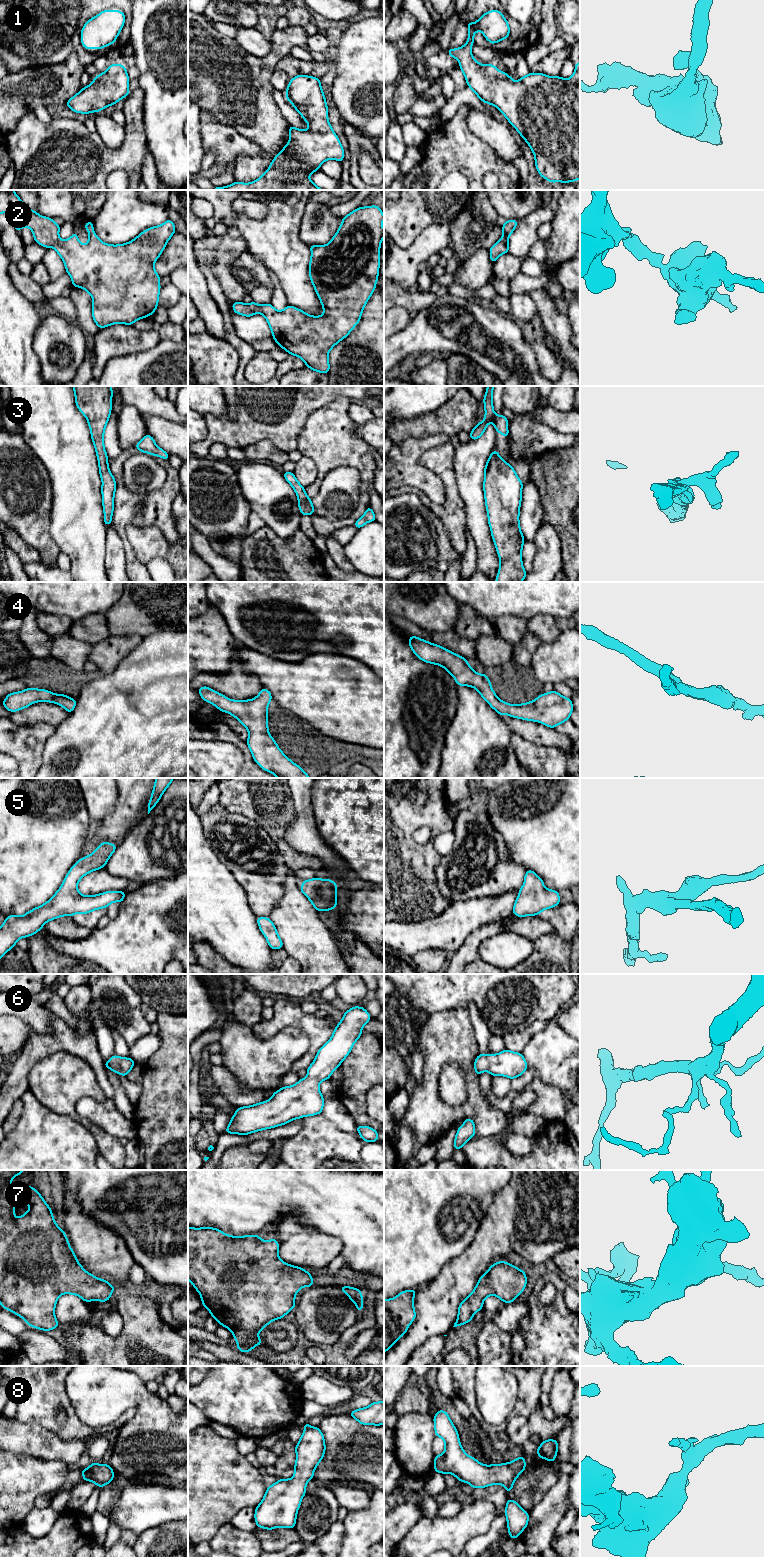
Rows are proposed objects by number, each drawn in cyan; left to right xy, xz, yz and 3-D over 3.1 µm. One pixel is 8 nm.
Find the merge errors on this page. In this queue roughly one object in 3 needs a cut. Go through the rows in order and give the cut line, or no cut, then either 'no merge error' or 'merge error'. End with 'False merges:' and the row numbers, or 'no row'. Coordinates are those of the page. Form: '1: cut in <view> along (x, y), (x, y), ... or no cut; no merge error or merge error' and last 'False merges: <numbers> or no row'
1: no cut; no merge error
2: no cut; no merge error
3: no cut; no merge error
4: no cut; no merge error
5: no cut; no merge error
6: no cut; no merge error
7: no cut; no merge error
8: no cut; no merge error
False merges: no row

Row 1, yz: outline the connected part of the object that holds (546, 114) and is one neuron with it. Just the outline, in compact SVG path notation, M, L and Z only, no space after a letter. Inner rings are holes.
M491 10L475 23L466 24L469 28L467 43L460 48L448 48L447 52L459 61L468 87L481 101L497 107L528 143L542 178L550 183L580 179L580 63L575 63L574 74L569 79L530 72L516 83L493 64L477 62L471 52L476 31L481 31L492 45L508 38L510 28L504 15L499 10Z

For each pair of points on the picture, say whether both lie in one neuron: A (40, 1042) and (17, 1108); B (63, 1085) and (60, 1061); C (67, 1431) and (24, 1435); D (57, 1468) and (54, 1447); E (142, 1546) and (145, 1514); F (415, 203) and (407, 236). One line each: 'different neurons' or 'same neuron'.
A: different neurons
B: same neuron
C: different neurons
D: different neurons
E: different neurons
F: same neuron

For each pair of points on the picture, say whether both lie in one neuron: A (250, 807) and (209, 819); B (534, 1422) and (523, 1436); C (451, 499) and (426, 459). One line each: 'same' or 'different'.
A: different
B: same
C: same

